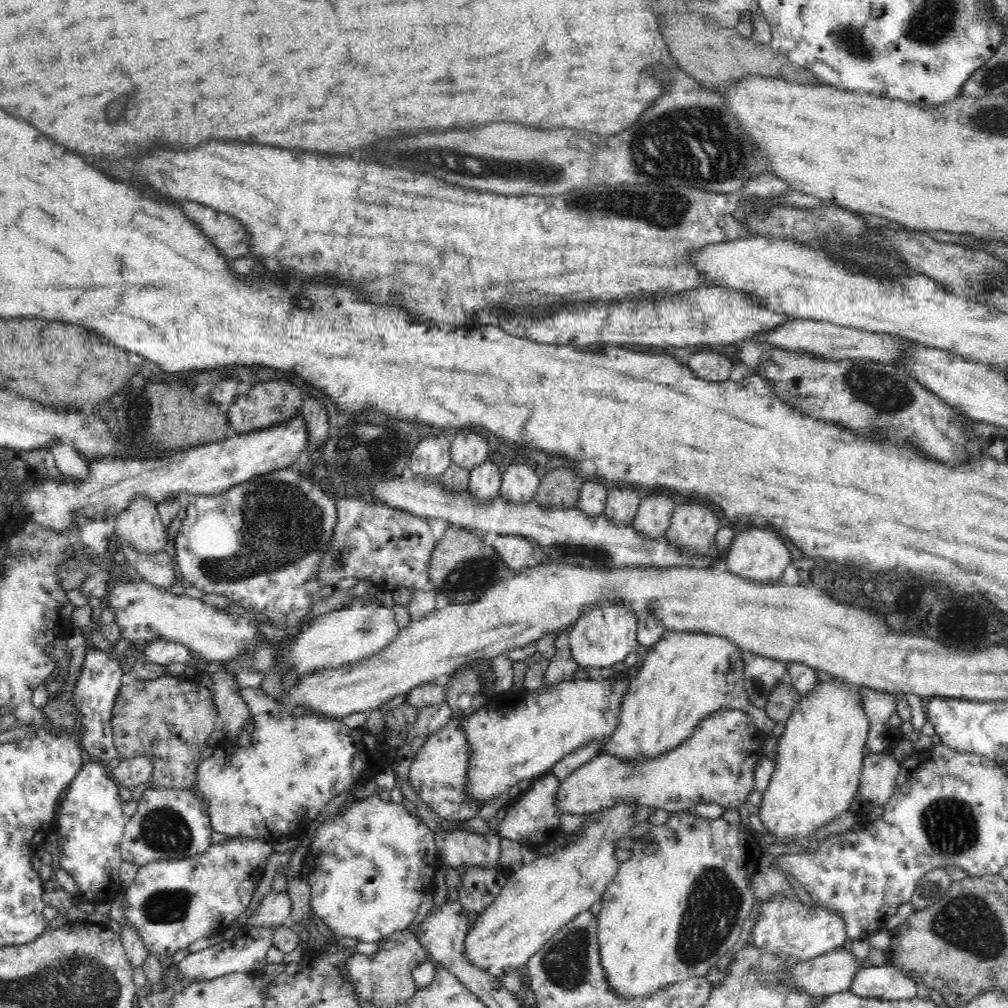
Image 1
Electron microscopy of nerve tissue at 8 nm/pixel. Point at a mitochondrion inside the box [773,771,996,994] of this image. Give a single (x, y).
(950, 825)

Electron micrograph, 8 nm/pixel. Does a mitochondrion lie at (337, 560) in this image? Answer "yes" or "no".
yes

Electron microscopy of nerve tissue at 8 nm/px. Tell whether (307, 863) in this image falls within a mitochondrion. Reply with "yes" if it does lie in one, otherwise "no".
no

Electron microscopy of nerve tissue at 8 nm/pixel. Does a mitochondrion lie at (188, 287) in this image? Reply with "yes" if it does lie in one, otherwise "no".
no

